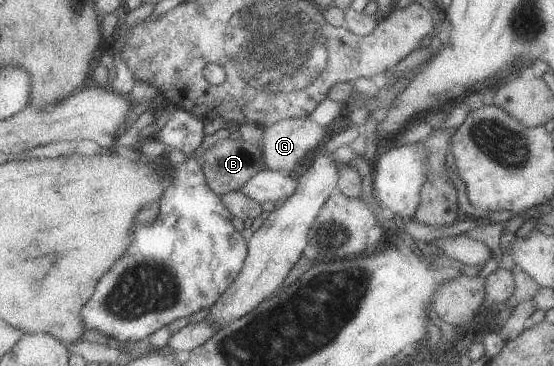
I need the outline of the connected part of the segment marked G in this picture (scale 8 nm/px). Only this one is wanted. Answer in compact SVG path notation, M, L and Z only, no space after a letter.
M307 118L281 120L265 129L263 154L265 167L289 173L295 170L307 152L315 150L325 136L323 126Z

